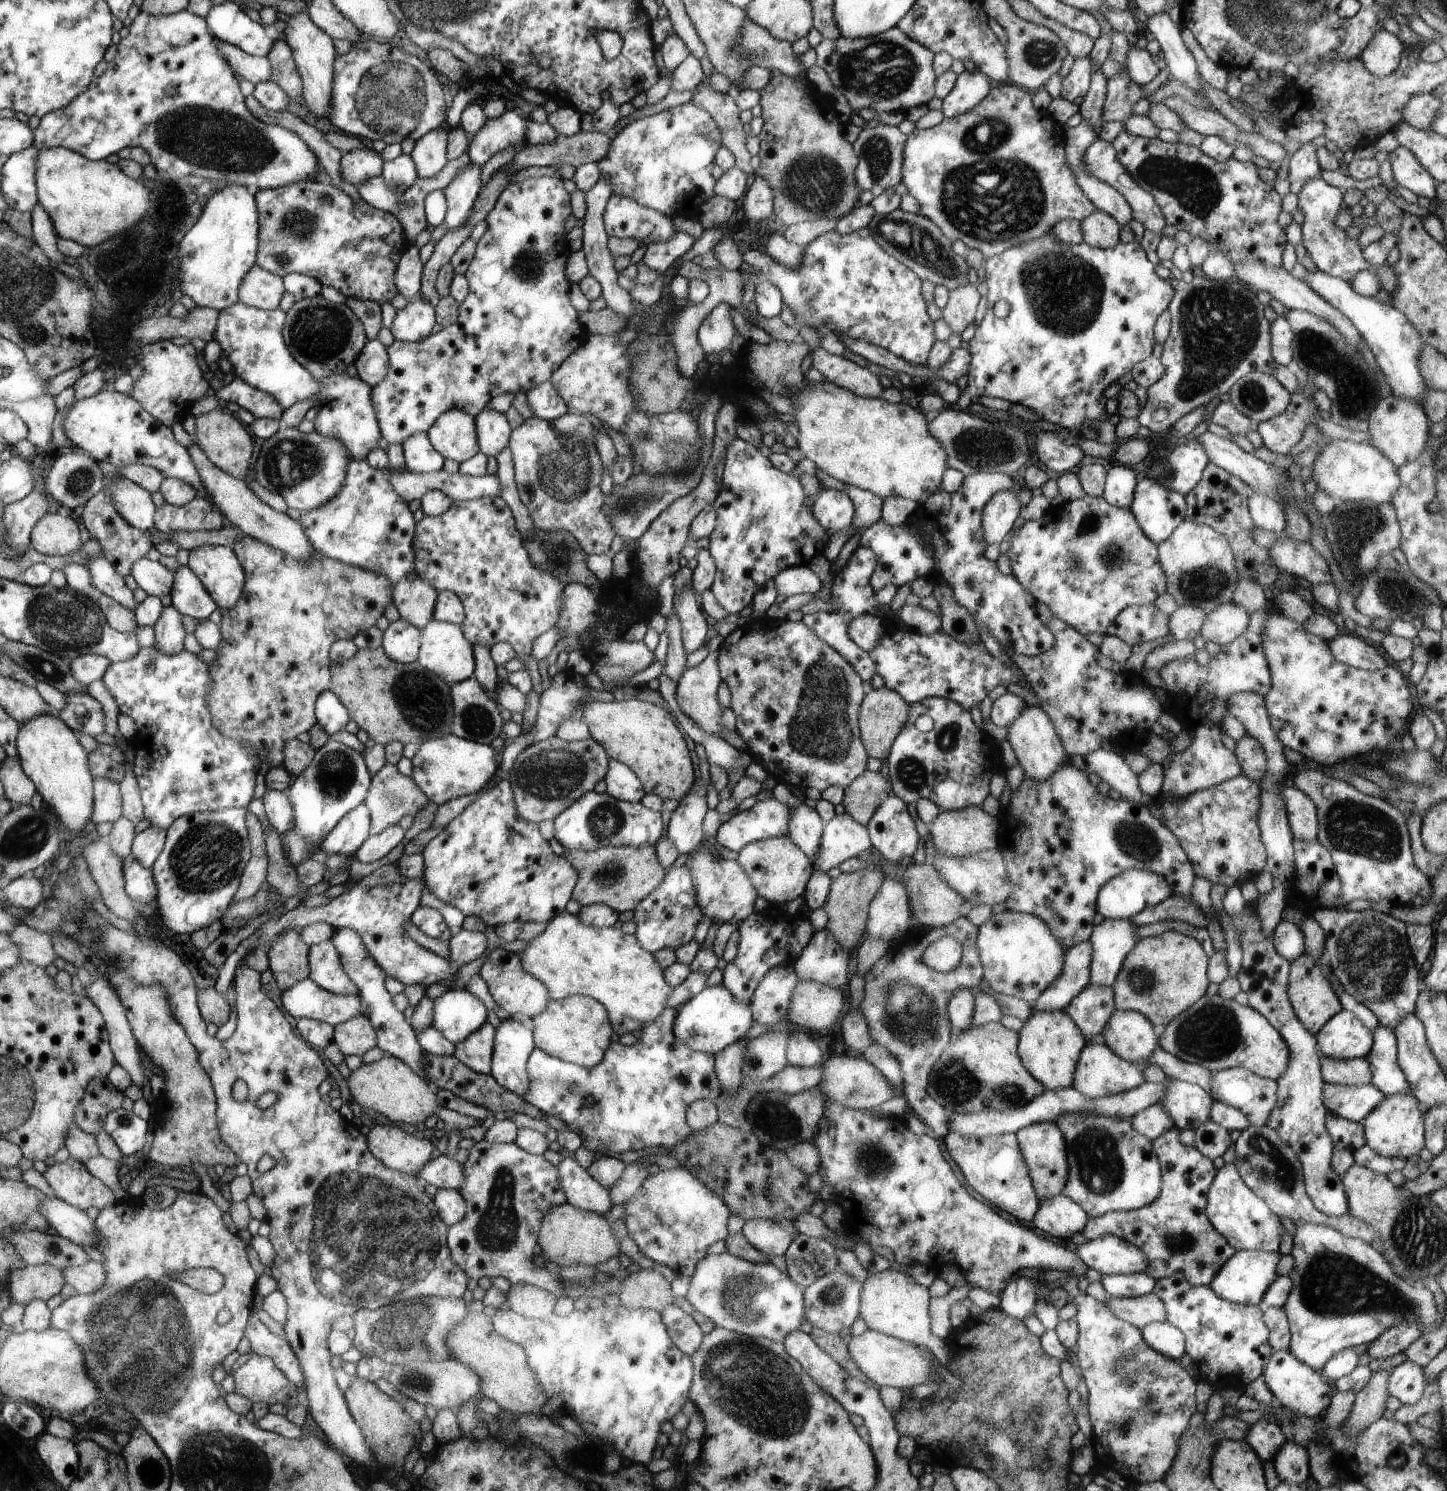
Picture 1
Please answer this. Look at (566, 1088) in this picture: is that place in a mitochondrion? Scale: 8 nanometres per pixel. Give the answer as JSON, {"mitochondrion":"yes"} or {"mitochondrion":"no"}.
{"mitochondrion":"yes"}

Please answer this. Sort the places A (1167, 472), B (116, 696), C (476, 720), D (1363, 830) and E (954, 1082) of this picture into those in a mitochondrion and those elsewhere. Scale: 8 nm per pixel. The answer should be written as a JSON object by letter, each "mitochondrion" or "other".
{"A":"mitochondrion","B":"other","C":"mitochondrion","D":"mitochondrion","E":"mitochondrion"}

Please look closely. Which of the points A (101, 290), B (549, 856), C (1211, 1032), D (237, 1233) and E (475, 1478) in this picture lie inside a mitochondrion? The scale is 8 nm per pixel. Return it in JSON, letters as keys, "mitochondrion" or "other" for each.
{"A":"other","B":"other","C":"mitochondrion","D":"other","E":"other"}

